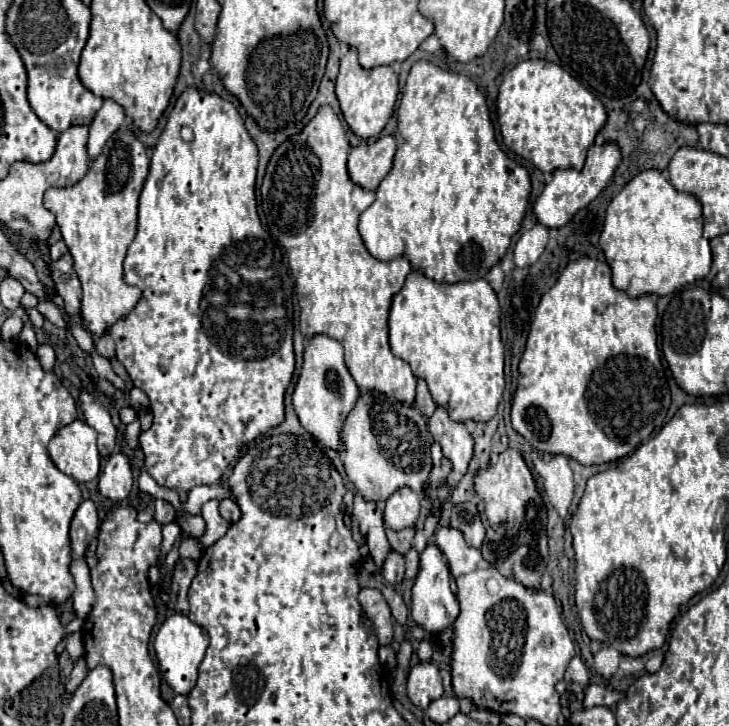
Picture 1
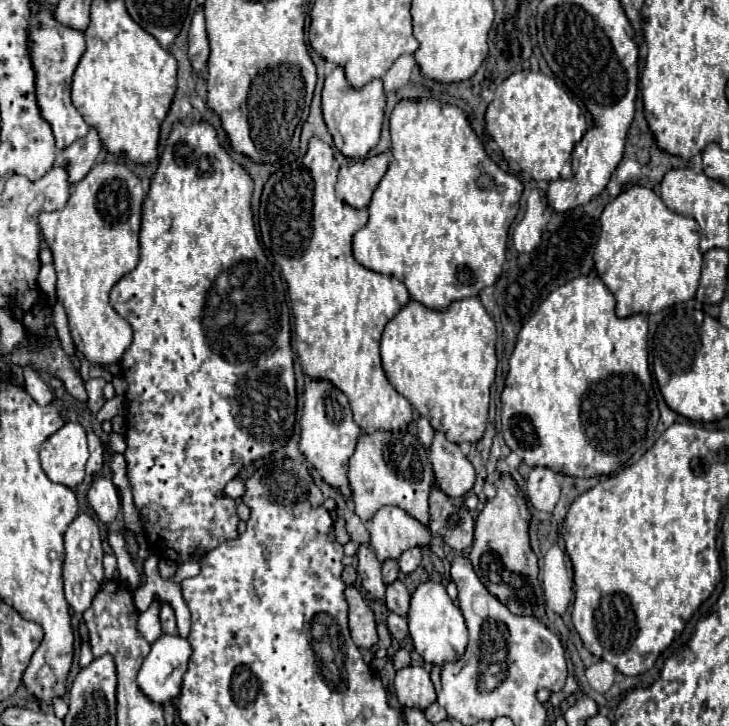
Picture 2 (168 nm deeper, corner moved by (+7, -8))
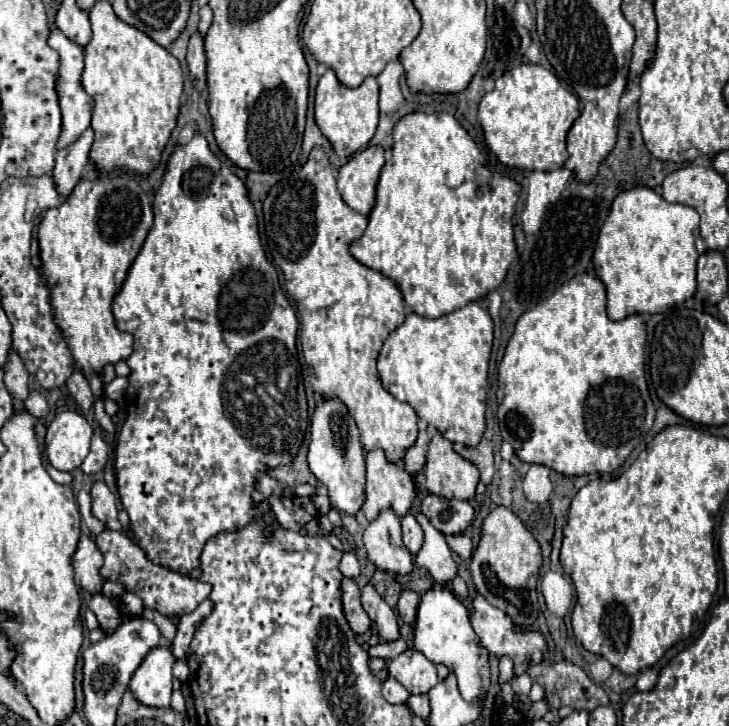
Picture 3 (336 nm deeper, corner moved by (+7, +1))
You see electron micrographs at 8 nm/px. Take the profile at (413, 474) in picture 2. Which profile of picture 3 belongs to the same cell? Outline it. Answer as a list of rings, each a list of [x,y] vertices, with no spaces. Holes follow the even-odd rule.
[[[371,450],[367,454],[367,500],[363,514],[373,522],[381,510],[395,510],[403,518],[415,500],[417,484],[399,464],[387,462],[383,450]]]

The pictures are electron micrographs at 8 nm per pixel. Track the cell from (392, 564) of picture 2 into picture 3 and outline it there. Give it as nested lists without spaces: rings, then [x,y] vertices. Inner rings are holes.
[[[377,570],[375,574],[373,574],[373,578],[371,578],[371,584],[375,586],[375,590],[379,592],[379,596],[391,606],[391,608],[395,608],[395,604],[397,604],[397,600],[399,600],[399,584],[395,582],[395,576],[393,574],[389,574],[389,572],[381,572],[381,570]]]

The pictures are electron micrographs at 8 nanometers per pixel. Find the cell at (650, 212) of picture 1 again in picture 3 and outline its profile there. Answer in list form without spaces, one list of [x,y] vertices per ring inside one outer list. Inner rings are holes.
[[[651,188],[621,192],[599,232],[593,266],[607,290],[607,316],[623,320],[631,314],[659,314],[695,294],[695,238],[699,214],[691,206],[669,204]]]

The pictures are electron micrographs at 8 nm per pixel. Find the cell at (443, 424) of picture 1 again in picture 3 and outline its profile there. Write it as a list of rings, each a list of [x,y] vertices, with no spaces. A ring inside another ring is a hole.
[[[439,432],[433,434],[425,464],[425,488],[427,492],[443,498],[473,500],[479,484],[479,470],[461,458],[449,440]]]

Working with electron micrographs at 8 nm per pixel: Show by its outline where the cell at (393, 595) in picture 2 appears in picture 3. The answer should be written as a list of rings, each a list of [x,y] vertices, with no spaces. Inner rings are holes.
[[[405,590],[397,602],[397,610],[399,610],[399,618],[407,624],[415,624],[415,614],[417,614],[417,606],[419,606],[419,594],[413,590]]]

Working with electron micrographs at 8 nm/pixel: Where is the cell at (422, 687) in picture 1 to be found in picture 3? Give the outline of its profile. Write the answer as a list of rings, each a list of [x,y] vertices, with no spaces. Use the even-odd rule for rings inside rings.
[[[407,648],[389,662],[389,674],[401,682],[409,694],[425,694],[437,684],[437,670],[419,650]]]

